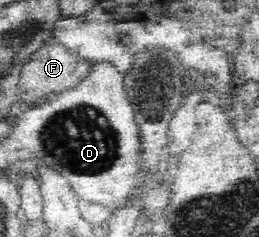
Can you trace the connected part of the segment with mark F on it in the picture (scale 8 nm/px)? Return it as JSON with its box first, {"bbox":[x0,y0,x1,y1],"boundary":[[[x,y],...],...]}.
{"bbox":[17,41,91,106],"boundary":[[[53,41],[42,44],[40,49],[31,53],[20,66],[20,75],[17,85],[19,102],[27,106],[37,103],[37,99],[51,92],[59,94],[63,89],[76,85],[91,68],[91,62],[70,51],[66,46]]]}

